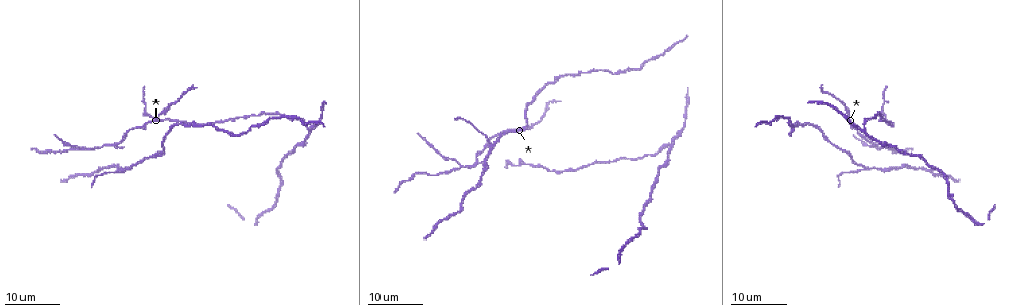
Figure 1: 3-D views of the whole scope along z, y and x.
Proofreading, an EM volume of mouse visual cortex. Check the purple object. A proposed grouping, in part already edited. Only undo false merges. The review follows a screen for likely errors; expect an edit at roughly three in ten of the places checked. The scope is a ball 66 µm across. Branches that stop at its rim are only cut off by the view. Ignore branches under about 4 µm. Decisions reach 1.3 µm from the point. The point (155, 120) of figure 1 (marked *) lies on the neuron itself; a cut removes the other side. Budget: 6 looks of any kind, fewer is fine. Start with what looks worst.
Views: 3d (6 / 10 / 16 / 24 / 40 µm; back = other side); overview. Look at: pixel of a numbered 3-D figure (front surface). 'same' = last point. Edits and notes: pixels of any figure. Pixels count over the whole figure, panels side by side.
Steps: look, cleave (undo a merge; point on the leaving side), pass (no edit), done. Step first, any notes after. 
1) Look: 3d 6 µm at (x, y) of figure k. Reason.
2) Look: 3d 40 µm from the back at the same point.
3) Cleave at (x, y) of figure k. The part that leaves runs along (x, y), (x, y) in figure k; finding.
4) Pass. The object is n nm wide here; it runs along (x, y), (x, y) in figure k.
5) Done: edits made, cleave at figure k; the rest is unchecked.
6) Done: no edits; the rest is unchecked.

Look: 3d 16 µm at (475, 162) of figure 1. Three-way junction.

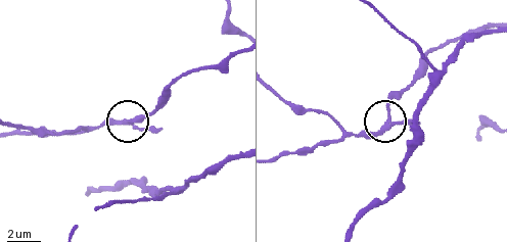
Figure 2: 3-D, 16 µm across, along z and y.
Look: 3d 6 µm at (389, 127) of figure 2. Zoom in.

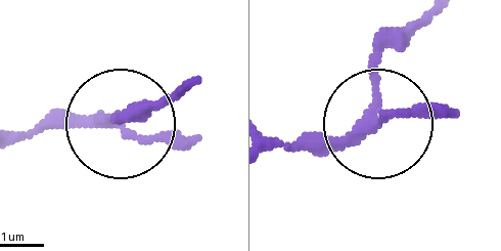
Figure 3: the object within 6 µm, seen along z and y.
Pass. The side arm is 18 µm long; it runs along (427, 14), (376, 70), (372, 124), (273, 147) in figure 3; all the same neuron.

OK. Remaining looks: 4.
Look: 3d 24 µm at (867, 168) of figure 1. Three arms meet.

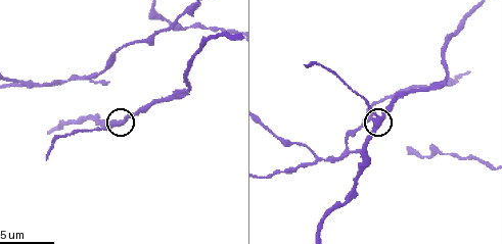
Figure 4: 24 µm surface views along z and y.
Look: 3d 10 µm at (377, 117) of figure 4.

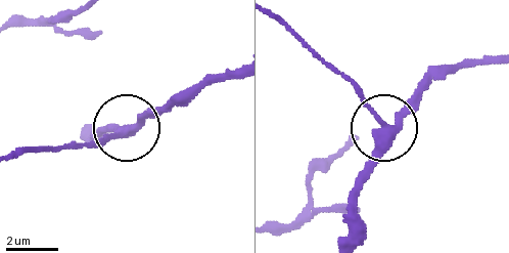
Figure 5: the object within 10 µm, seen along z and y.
Pass. One neuron here.

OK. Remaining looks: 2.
Look: 3d 24 µm at (862, 133) of figure 1. A fork.

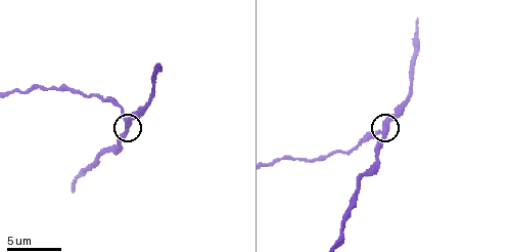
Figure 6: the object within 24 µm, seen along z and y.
Look: 3d 6 µm at (127, 124) of figure 6. Zoom in.

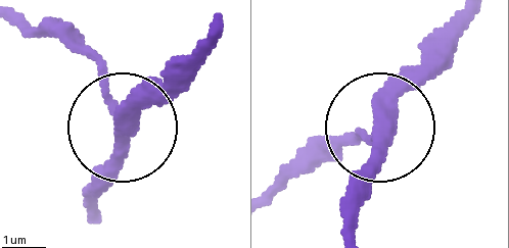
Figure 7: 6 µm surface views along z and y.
Pass. The side arm is 13 µm long; it runs along (19, 17), (86, 54), (123, 124), (192, 58) in figure 7; one neuron here.

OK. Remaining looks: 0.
Done: no edits; the rest is unchecked.

